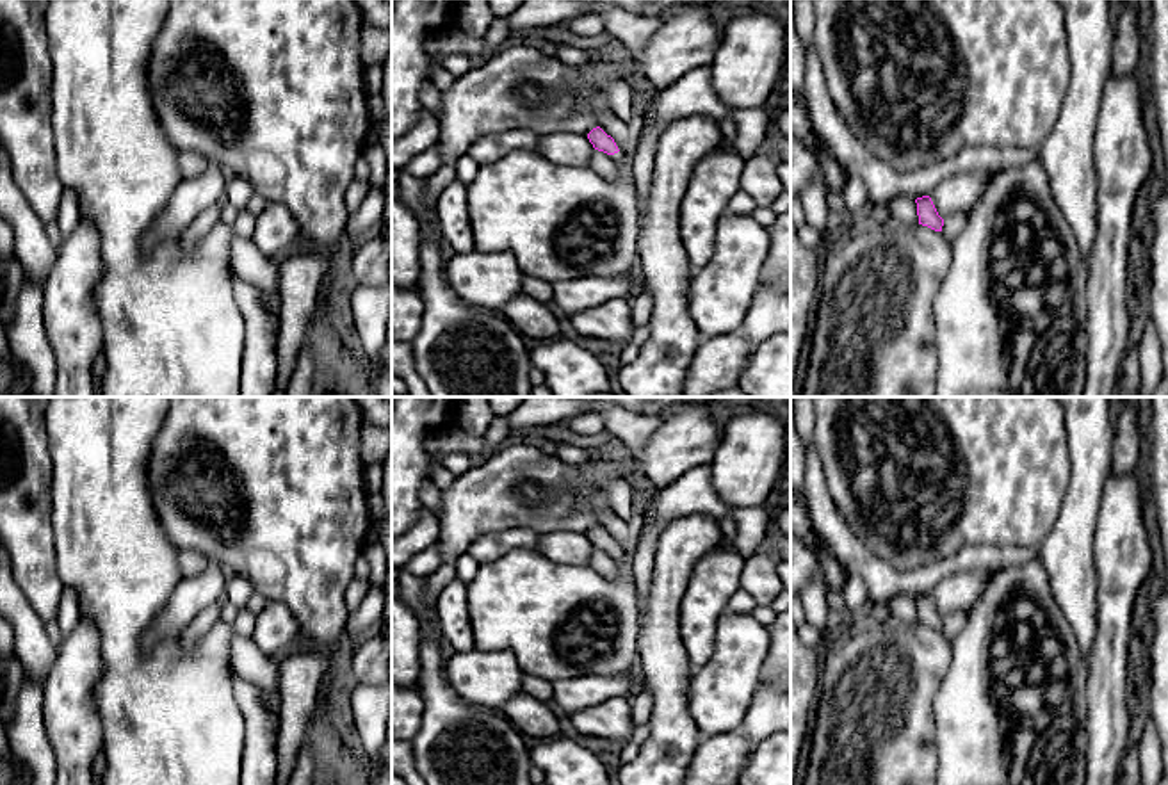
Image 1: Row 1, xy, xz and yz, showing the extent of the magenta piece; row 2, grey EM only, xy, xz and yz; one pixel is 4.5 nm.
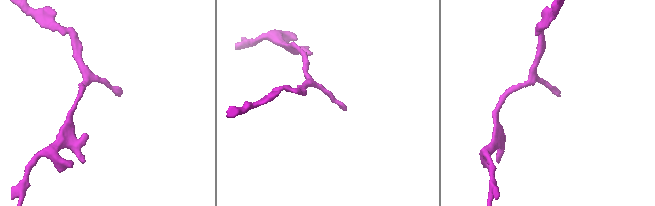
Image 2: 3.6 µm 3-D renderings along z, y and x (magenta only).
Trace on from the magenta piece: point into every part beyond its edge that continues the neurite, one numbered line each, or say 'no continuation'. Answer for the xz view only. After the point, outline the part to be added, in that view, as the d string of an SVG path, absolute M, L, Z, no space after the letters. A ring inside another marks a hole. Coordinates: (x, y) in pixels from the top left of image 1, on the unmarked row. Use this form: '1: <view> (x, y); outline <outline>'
1: xz (559, 620); outline M516 546L499 559L479 564L475 577L465 584L468 616L475 650L513 651L523 675L556 682L572 675L621 675L632 673L639 662L636 641L639 635L641 598L623 554L611 554L616 562L612 575L602 575L589 564L573 566L547 559L534 546Z

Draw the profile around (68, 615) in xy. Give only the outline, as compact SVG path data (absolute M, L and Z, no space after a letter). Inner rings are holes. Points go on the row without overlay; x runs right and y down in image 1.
M62 587L55 621L64 639L68 639L68 635L73 632L75 625L78 623L78 618L80 618L80 605L78 605L77 591L69 587Z

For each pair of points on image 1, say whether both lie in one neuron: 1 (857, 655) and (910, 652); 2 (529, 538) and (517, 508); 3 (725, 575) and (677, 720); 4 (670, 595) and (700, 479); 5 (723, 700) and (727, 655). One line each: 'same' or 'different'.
1: same
2: different
3: different
4: different
5: same

